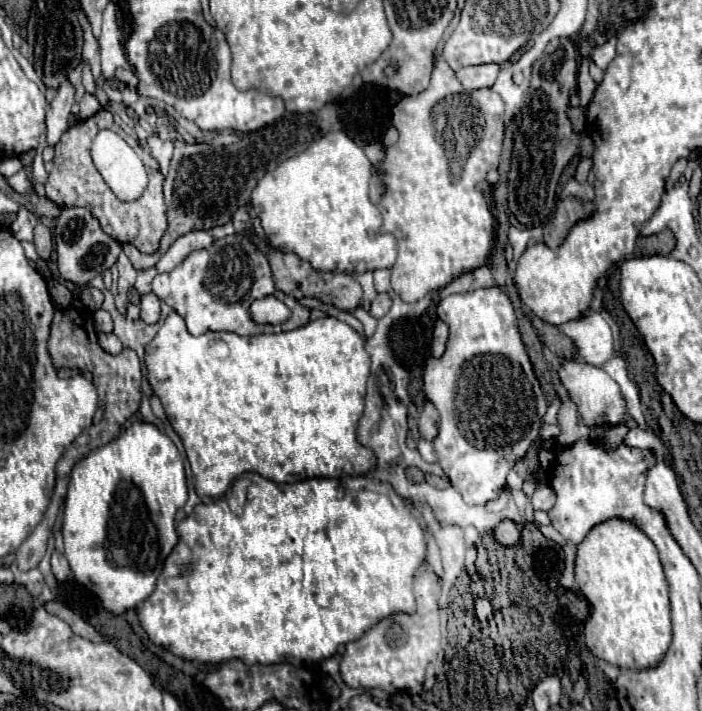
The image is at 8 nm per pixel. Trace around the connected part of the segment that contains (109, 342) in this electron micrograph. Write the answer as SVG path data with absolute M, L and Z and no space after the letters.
M99 334L99 344L103 346L103 350L105 352L109 352L109 354L119 354L121 350L123 350L123 344L121 344L121 340L115 336L115 334Z

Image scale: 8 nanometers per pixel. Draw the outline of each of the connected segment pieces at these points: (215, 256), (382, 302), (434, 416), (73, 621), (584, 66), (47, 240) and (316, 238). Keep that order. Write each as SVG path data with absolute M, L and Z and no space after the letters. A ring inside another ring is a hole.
M233 234L227 238L215 240L207 248L207 258L209 260L205 266L205 248L193 250L171 272L163 272L153 278L153 294L157 294L165 304L175 308L175 312L185 320L187 330L193 336L205 334L207 330L211 332L225 330L225 332L235 332L239 336L253 336L263 332L293 330L309 322L311 310L307 306L275 290L267 258L257 250L257 246L247 236ZM265 296L279 298L291 310L291 318L279 324L277 328L271 324L255 324L249 314L251 302L255 302L255 298L265 298Z
M377 294L377 298L371 302L371 316L381 318L387 314L387 310L391 308L391 296L389 294Z
M425 402L423 412L419 416L419 432L425 440L433 440L437 436L437 422L439 422L439 412L431 402Z
M47 602L45 608L51 612L51 614L57 614L61 620L65 620L73 632L85 640L91 640L91 642L103 642L103 636L93 628L89 626L79 614L75 614L73 610L69 610L67 606L63 606L61 602Z
M589 56L581 60L581 68L579 68L579 82L577 82L577 88L579 88L579 98L581 98L581 108L587 108L591 96L593 96L593 90L595 90L595 82L591 80L589 76Z
M39 222L39 224L35 226L35 248L37 248L37 254L39 254L43 260L49 260L53 242L51 242L51 230L49 230L49 226L43 224L43 222Z
M329 132L305 152L267 172L253 190L251 204L265 236L277 248L297 252L317 270L361 274L391 268L397 256L397 240L379 230L381 212L367 196L369 178L371 162L365 152L343 132Z

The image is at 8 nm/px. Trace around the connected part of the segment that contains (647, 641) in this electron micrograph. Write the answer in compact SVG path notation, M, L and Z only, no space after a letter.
M627 520L597 524L577 546L575 580L591 606L583 636L593 656L621 670L655 668L671 644L669 586L655 544Z

